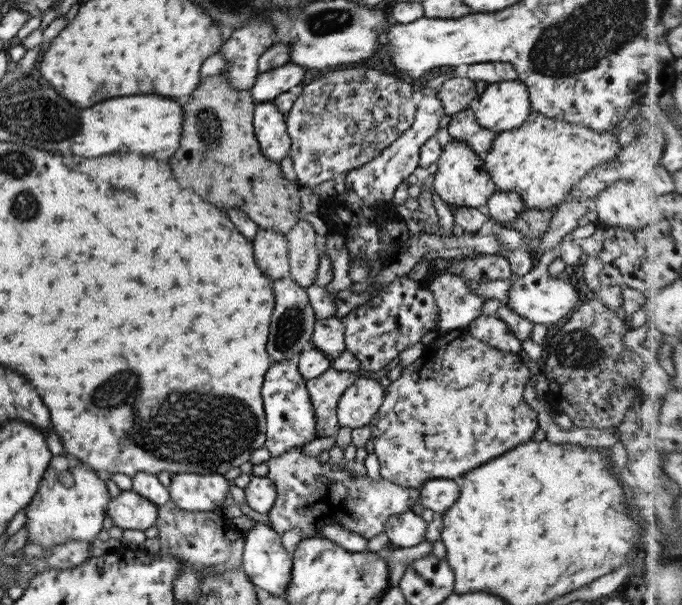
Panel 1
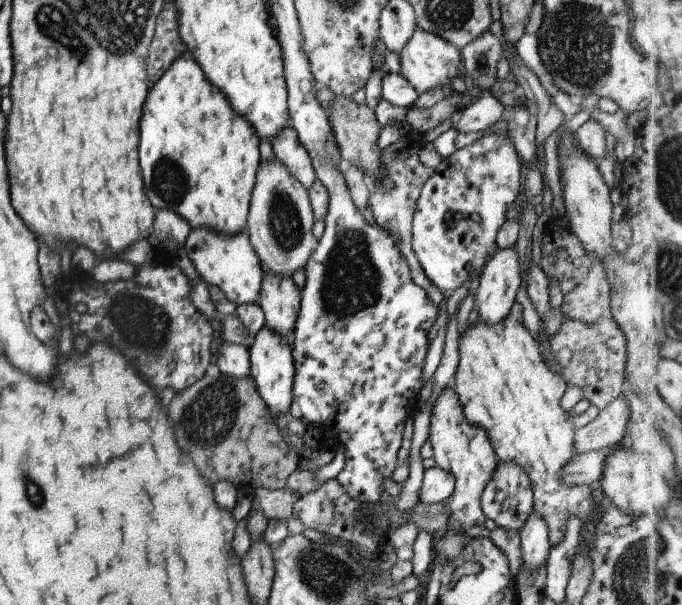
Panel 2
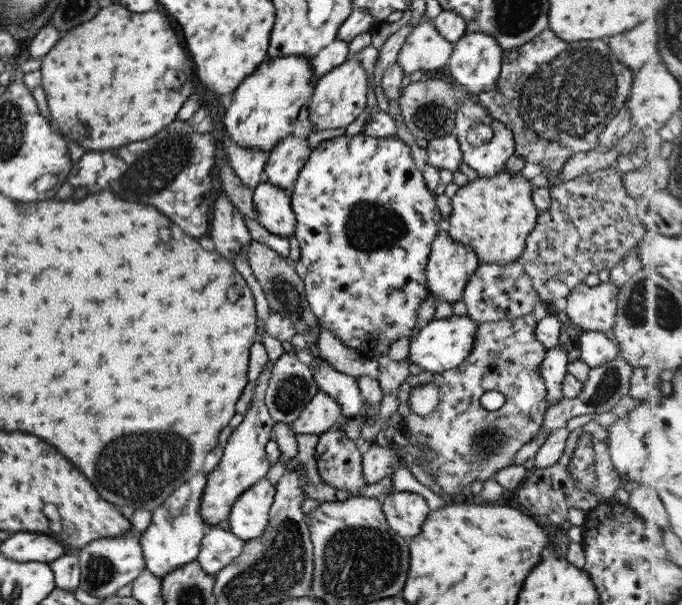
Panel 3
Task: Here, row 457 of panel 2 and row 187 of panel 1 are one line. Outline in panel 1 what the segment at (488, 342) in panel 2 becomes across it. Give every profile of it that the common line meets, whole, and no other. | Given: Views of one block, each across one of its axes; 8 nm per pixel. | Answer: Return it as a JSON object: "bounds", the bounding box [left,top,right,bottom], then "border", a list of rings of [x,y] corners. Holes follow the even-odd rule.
{"bounds":[483,112,621,211],"border":[[[530,112],[520,128],[503,131],[491,141],[488,152],[483,156],[484,168],[499,192],[517,192],[527,209],[536,211],[549,209],[561,203],[582,176],[589,170],[616,158],[621,148],[619,135],[611,131],[595,133],[579,124],[569,124]]]}

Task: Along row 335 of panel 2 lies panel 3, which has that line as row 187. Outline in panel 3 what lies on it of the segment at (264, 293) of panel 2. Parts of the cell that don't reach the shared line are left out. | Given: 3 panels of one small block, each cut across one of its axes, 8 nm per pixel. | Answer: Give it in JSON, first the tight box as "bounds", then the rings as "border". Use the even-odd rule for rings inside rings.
{"bounds":[263,134,310,190],"border":[[[293,134],[285,136],[269,152],[263,167],[263,179],[277,188],[290,190],[299,169],[307,161],[310,150],[306,138],[299,138]]]}

